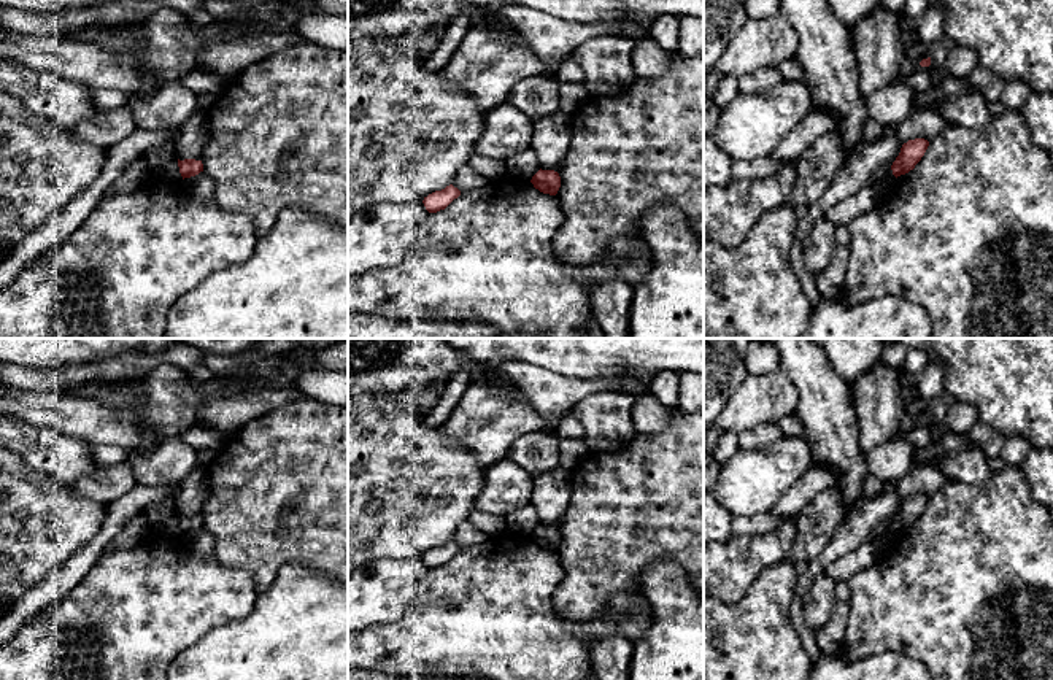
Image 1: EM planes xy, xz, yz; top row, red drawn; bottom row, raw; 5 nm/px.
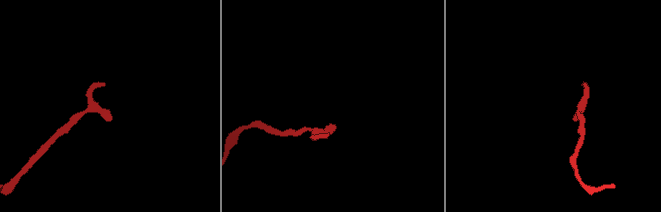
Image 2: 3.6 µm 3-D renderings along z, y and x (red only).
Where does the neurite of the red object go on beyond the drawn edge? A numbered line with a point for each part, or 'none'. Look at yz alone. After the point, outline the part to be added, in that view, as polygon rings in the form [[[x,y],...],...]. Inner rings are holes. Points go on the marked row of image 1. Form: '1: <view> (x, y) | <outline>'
none

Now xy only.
none

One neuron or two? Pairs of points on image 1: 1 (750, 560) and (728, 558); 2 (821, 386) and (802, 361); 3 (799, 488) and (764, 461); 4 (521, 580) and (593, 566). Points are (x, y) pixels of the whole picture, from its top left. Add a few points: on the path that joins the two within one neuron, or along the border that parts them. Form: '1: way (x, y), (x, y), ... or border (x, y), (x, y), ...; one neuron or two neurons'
1: way (745, 558), (732, 558); one neuron
2: way (815, 380), (809, 367); one neuron
3: border (812, 463), (769, 510); two neurons
4: border (556, 552), (563, 579), (553, 591), (555, 609); two neurons

